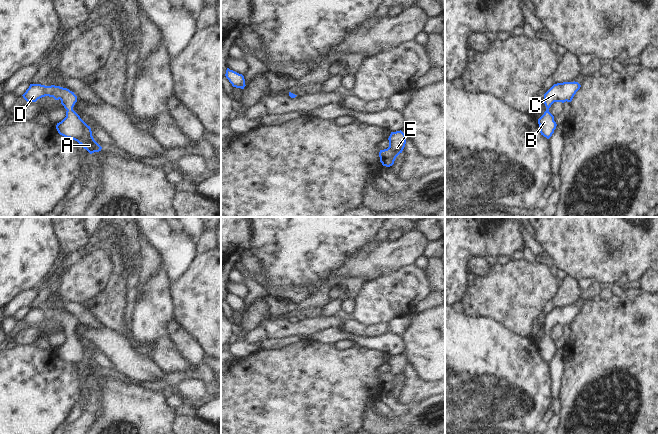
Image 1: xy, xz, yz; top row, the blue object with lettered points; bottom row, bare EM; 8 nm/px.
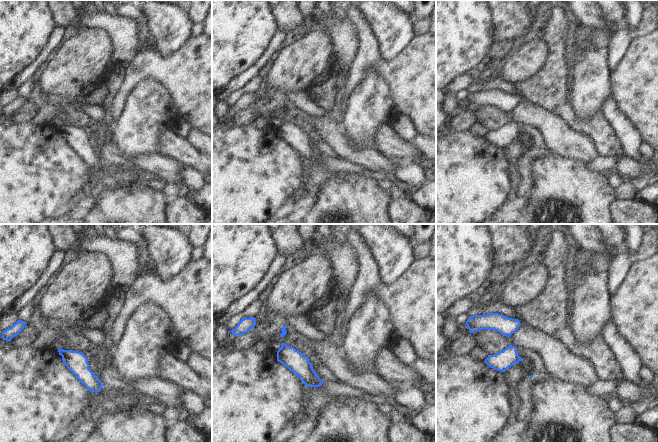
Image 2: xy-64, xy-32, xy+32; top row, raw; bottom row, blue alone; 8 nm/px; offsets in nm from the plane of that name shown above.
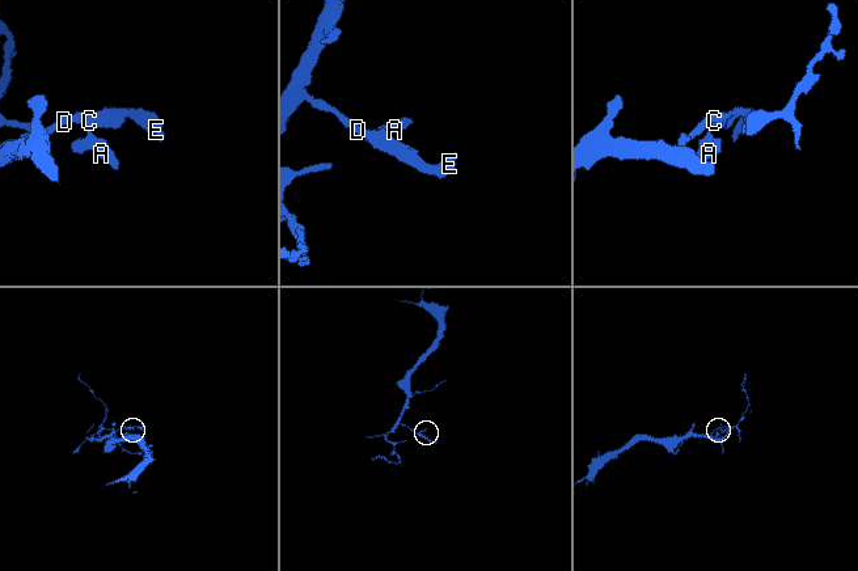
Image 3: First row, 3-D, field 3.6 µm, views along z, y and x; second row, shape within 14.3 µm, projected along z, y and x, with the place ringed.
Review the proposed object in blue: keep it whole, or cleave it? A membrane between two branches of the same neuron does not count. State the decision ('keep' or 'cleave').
keep

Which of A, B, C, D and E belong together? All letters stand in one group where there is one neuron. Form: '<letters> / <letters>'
A B C D E

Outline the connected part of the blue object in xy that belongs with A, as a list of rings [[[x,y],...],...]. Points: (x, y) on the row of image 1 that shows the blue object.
[[[30,84],[22,96],[27,102],[36,102],[45,96],[53,97],[55,100],[60,99],[67,111],[66,117],[56,125],[58,133],[77,141],[90,154],[101,151],[102,147],[94,140],[90,126],[73,110],[77,102],[77,96],[74,92],[55,85]]]

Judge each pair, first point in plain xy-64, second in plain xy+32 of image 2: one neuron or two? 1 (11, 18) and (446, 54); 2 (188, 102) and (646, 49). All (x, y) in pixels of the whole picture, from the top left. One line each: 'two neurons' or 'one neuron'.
1: one neuron
2: one neuron

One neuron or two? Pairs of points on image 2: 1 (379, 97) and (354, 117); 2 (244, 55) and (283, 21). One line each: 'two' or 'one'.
1: one
2: two

